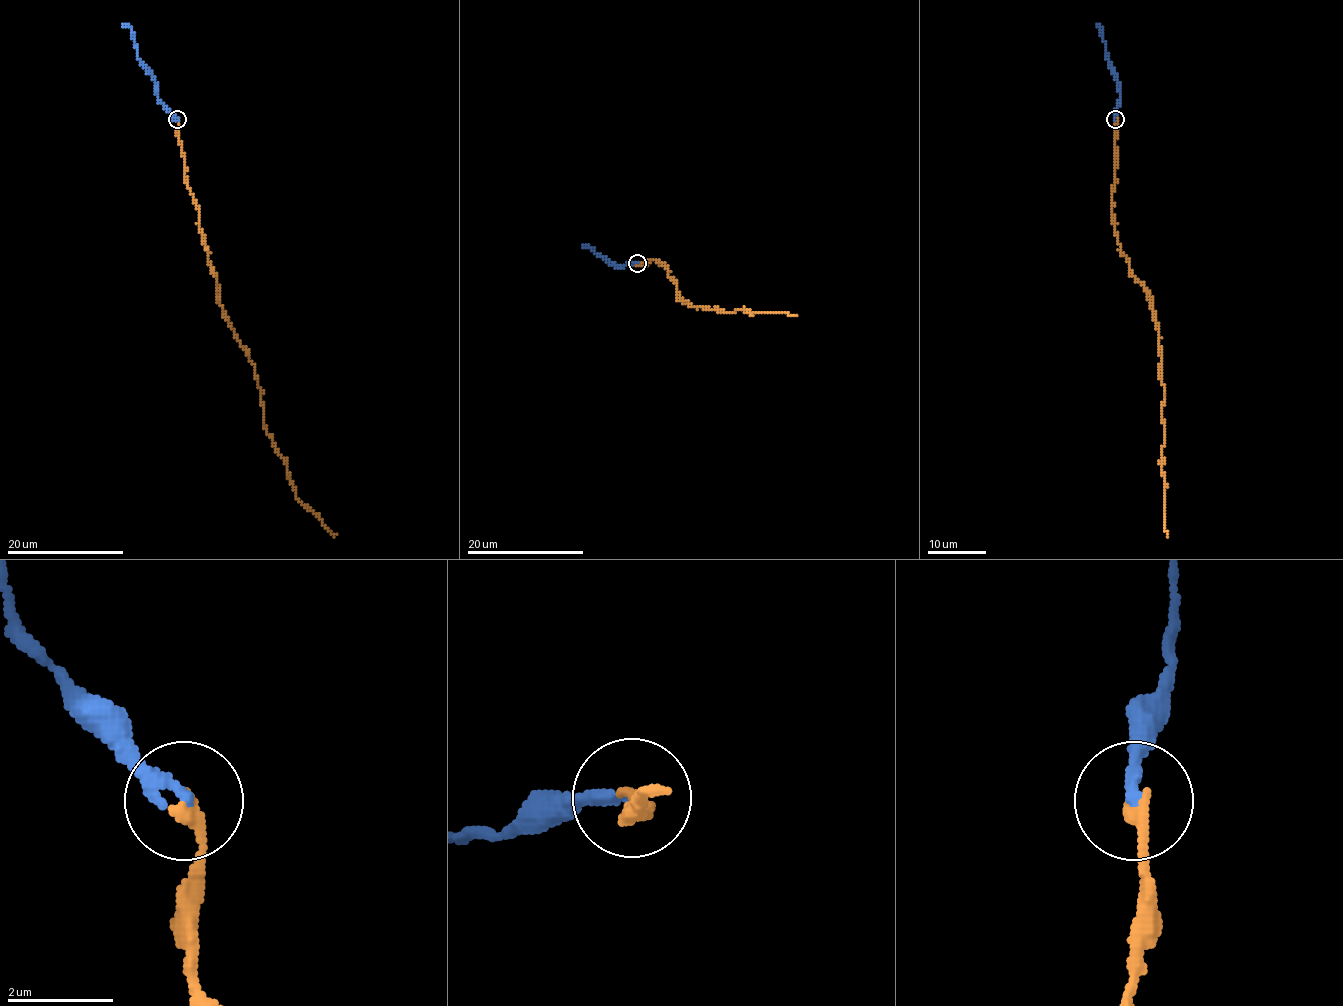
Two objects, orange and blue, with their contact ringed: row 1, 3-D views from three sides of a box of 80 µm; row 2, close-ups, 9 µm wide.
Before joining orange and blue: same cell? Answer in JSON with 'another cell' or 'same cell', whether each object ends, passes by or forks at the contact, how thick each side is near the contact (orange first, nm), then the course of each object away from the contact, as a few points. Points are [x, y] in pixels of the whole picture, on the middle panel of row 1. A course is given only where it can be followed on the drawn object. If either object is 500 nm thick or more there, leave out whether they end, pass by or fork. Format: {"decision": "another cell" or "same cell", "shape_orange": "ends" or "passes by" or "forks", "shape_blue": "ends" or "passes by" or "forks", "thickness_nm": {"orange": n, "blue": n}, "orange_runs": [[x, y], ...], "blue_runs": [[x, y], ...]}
{"decision": "same cell", "shape_orange": "ends", "shape_blue": "ends", "thickness_nm": {"orange": 240, "blue": 280}, "orange_runs": [[637, 263], [658, 260], [673, 279], [680, 300], [695, 307], [796, 316]], "blue_runs": [[637, 263], [617, 267], [583, 245]]}

